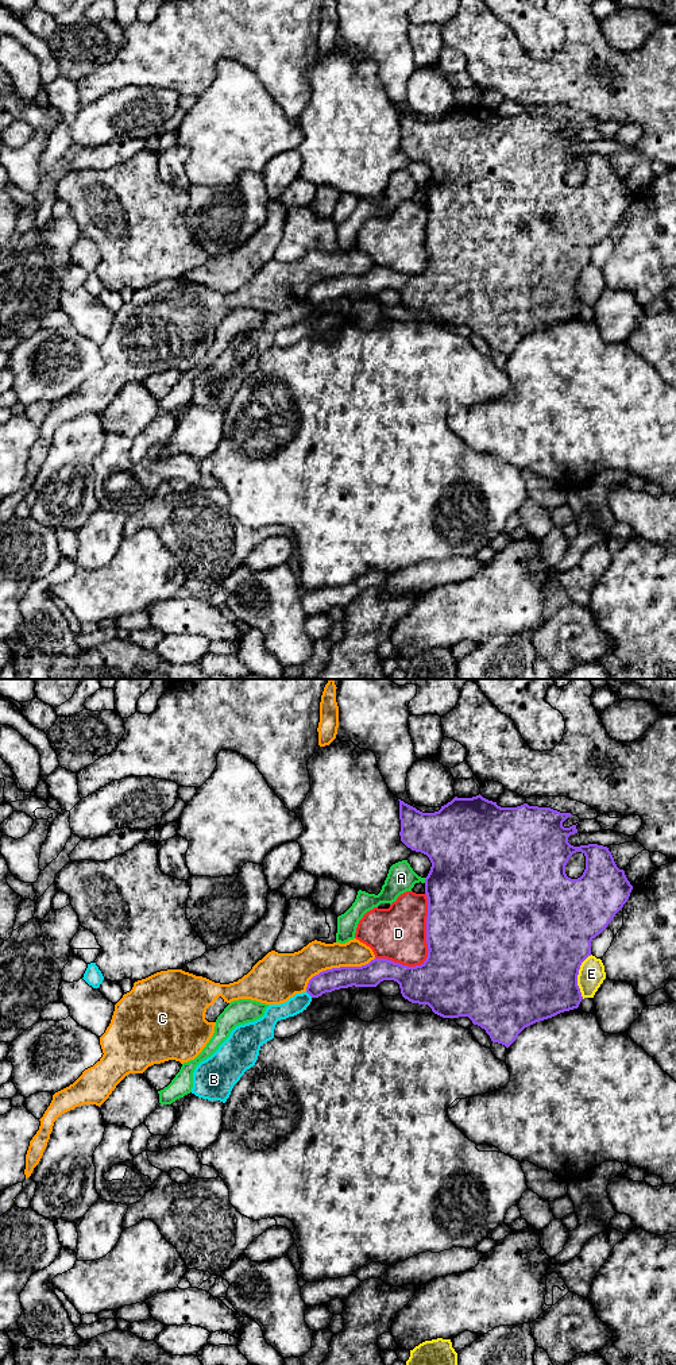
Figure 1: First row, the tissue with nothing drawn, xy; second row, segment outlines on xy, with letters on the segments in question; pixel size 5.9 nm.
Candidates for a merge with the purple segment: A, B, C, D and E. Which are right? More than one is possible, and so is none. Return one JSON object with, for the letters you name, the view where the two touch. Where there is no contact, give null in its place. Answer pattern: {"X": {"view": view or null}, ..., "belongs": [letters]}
{"belongs": []}

